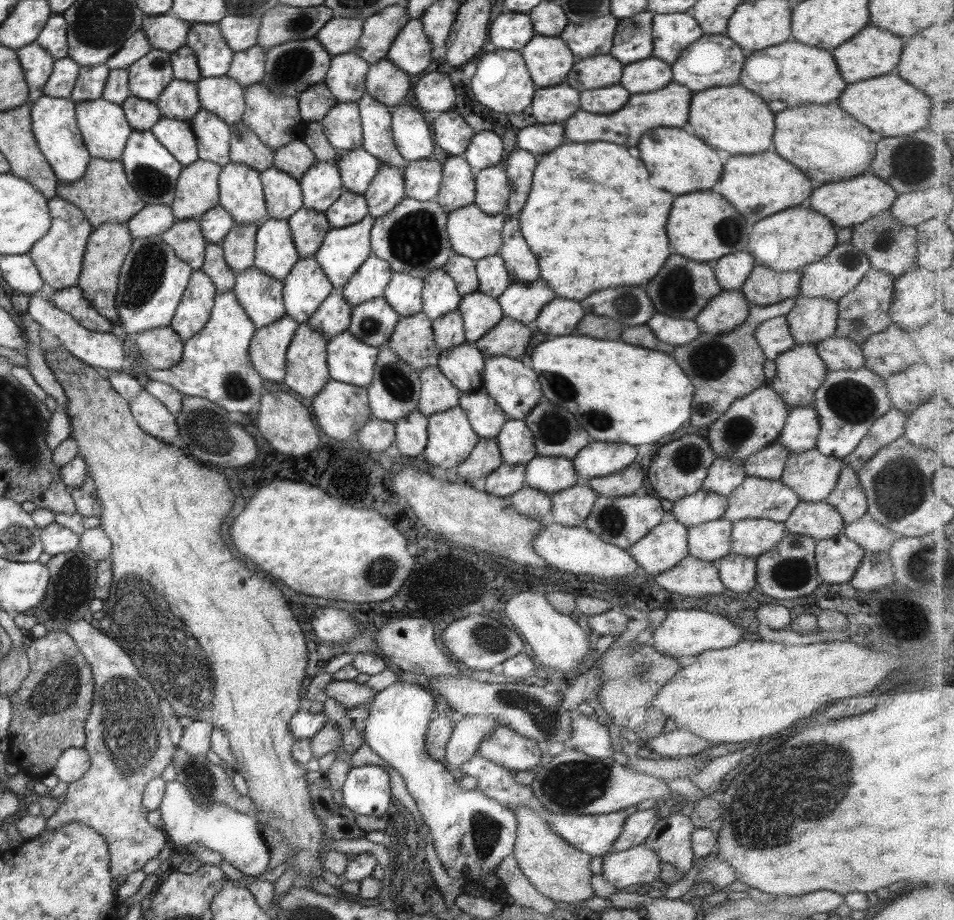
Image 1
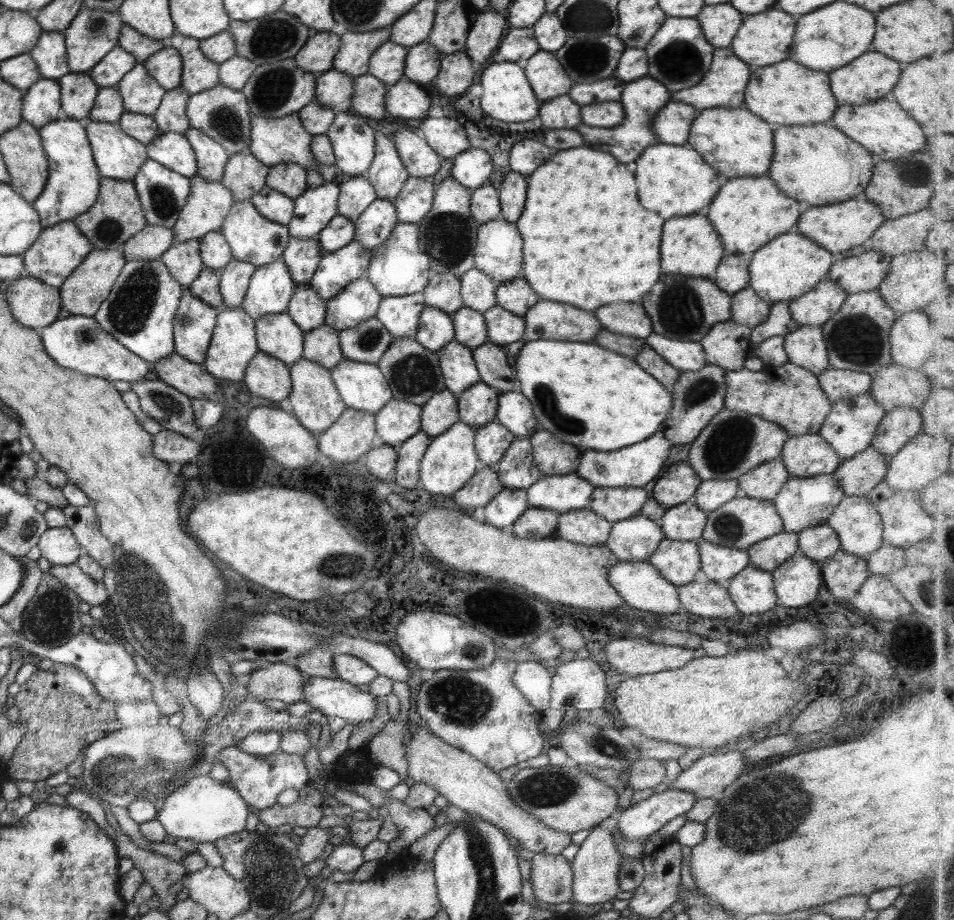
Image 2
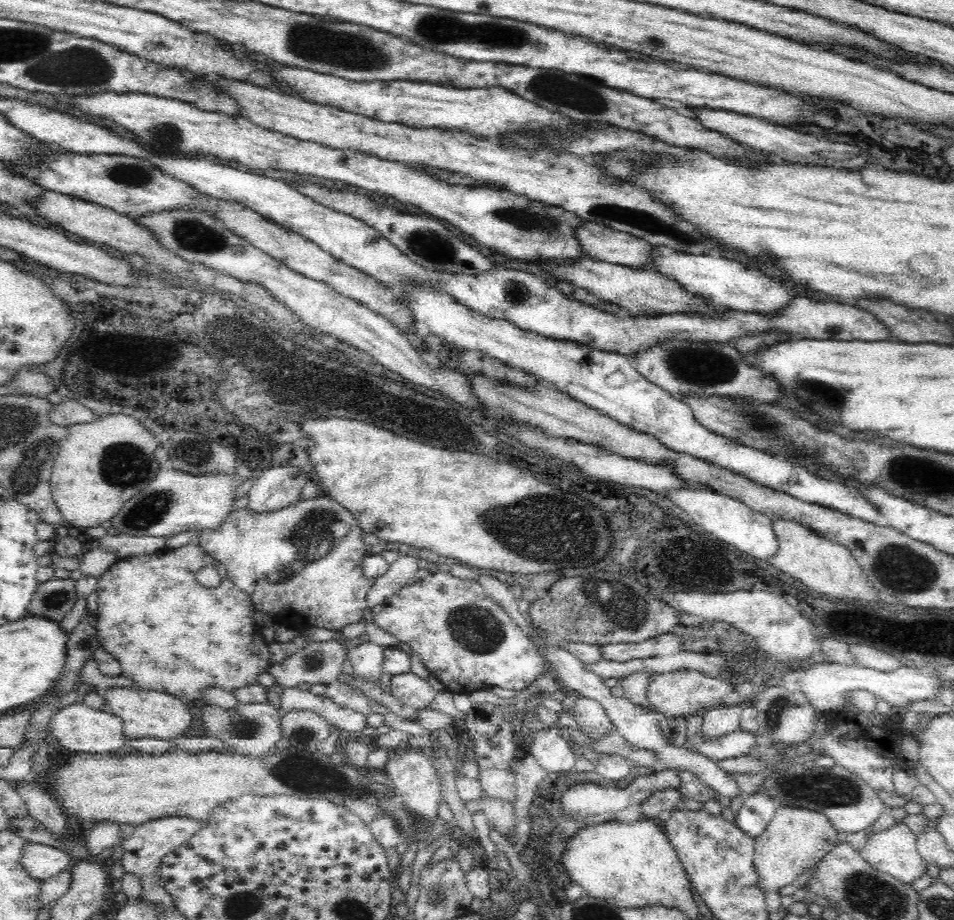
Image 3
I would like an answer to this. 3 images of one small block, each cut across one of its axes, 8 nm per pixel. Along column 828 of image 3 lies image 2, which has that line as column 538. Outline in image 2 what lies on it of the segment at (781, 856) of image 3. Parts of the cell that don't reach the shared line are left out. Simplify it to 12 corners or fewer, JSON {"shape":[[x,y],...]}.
{"shape":[[422,724],[407,740],[402,802],[439,794],[516,838],[559,854],[570,834],[541,824],[499,775]]}

